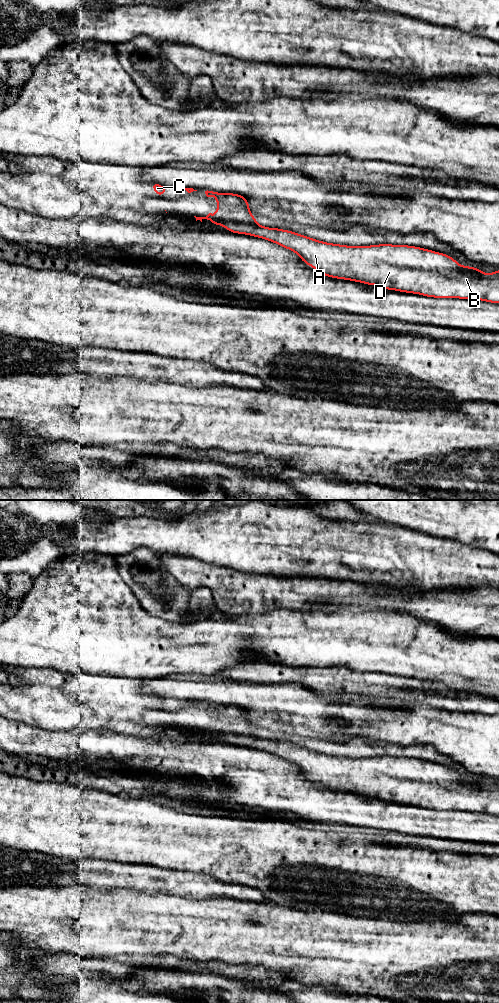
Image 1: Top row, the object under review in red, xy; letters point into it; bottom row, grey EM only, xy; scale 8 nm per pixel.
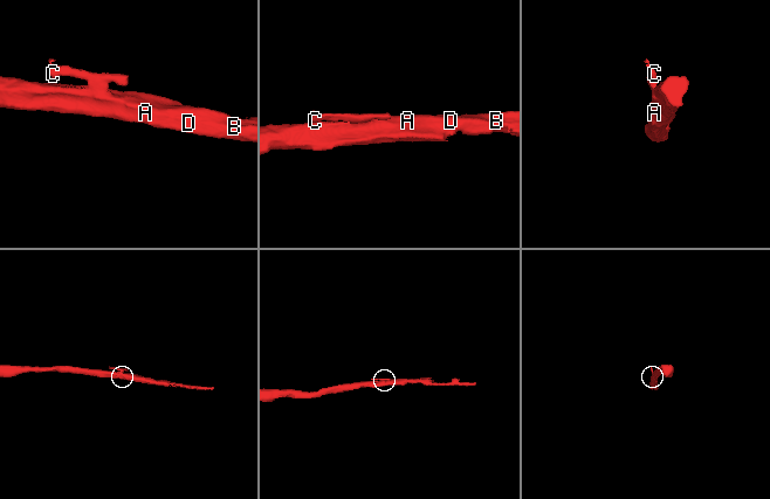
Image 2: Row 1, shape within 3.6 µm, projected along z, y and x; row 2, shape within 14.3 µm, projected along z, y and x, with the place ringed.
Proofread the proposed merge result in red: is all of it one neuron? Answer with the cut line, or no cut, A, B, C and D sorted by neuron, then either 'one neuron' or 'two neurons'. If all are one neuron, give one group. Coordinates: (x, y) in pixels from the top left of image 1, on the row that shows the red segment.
xy (217, 212), (220, 214), (231, 213), (244, 216), (256, 222) | A B D / C | two neurons

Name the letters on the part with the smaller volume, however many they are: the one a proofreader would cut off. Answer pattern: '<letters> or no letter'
C

